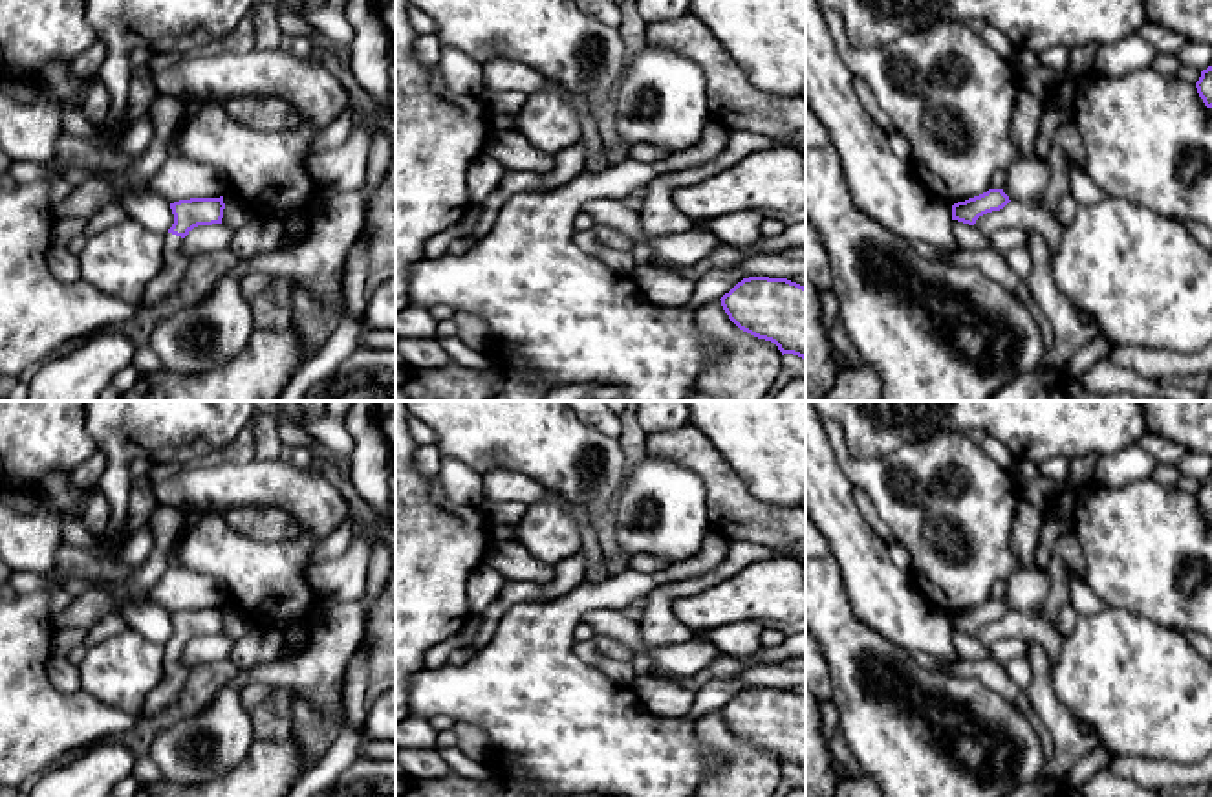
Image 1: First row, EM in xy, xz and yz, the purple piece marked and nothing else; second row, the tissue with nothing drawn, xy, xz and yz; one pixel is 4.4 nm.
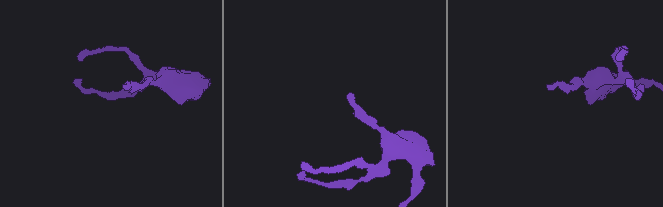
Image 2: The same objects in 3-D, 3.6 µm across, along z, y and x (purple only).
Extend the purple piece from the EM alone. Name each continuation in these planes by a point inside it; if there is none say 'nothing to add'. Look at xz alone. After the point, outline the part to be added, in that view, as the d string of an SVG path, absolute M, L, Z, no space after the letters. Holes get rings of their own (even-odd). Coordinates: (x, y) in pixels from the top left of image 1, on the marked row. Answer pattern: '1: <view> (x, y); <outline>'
nothing to add

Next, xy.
1: xy (171, 277); M172 233L163 235L165 246L163 246L163 269L152 282L148 284L145 291L145 302L157 304L170 297L183 282L183 275L187 271L187 264L183 260L183 238L176 236Z

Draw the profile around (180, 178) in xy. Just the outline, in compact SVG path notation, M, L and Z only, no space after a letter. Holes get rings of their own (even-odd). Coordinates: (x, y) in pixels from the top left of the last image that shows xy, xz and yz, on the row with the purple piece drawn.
M168 156L148 181L148 189L174 203L190 198L220 198L229 191L229 181L214 167Z

